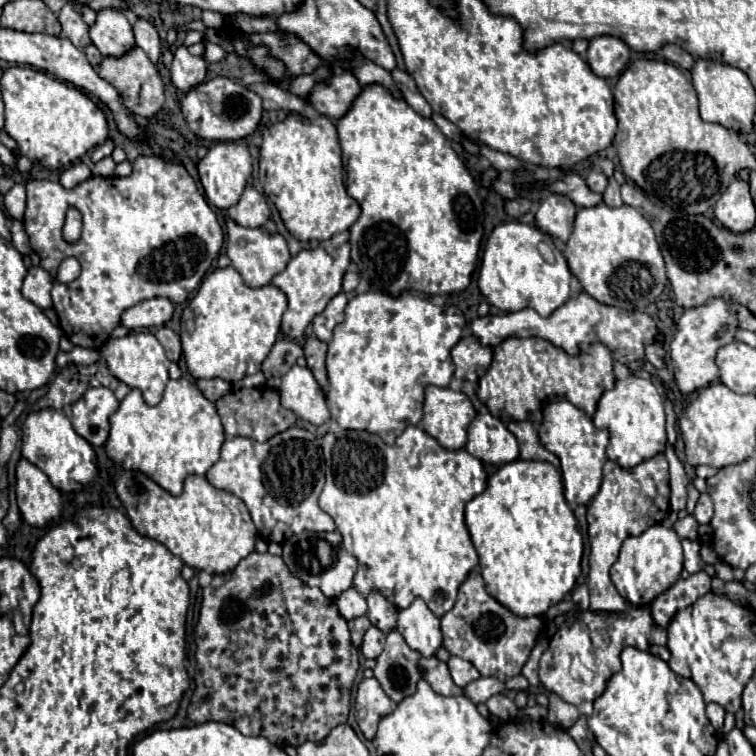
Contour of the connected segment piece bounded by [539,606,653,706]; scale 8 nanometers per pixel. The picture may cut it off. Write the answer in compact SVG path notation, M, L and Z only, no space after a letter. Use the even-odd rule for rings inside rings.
M631 606L623 612L577 612L575 616L569 616L561 628L557 630L557 634L551 638L549 648L543 652L541 660L539 660L539 678L541 684L557 694L559 698L563 698L569 704L581 704L585 700L585 682L577 680L571 676L571 660L573 656L579 656L581 662L593 670L595 680L593 680L593 688L597 694L601 694L607 686L607 680L619 672L619 654L625 646L633 646L639 650L647 650L649 648L649 632L651 632L653 620L651 620L651 610L649 606Z

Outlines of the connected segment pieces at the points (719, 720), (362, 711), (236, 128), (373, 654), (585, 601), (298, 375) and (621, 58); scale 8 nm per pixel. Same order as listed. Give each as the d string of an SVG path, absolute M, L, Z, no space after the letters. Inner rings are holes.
M707 704L707 718L713 724L713 728L719 732L719 736L723 736L721 734L721 728L723 728L723 722L725 722L725 710L723 710L723 706L719 706L719 704Z
M375 678L363 680L355 696L356 720L363 736L373 740L377 734L377 724L383 716L391 714L393 702L385 696Z
M219 76L191 88L181 102L181 112L189 128L193 130L193 134L197 134L199 138L213 140L213 142L221 142L221 140L233 142L255 132L263 114L263 106L261 106L261 98L253 90L229 78Z
M371 626L363 636L361 652L365 658L377 658L383 652L383 644L385 644L385 634L379 628Z
M586 583L575 588L575 592L571 594L571 600L573 600L581 610L587 610L587 608L589 608L589 588Z
M295 364L283 376L279 394L285 408L293 410L301 420L307 420L315 426L327 422L331 416L327 408L327 398L307 366Z
M597 36L589 42L587 62L601 78L619 76L631 60L631 48L617 36Z

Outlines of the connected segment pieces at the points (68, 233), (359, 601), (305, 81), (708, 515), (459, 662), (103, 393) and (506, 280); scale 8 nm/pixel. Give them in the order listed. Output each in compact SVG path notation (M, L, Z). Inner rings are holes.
M73 208L67 212L67 220L63 226L63 238L69 244L79 242L79 238L81 238L81 214Z
M349 588L345 590L337 600L335 600L341 616L345 620L353 620L353 618L359 618L359 616L365 616L367 614L367 602L365 598L355 590L355 588Z
M303 74L303 76L297 76L295 80L291 80L291 82L287 84L287 90L293 92L295 96L305 98L305 96L311 92L313 86L315 86L315 78L309 76L309 74Z
M701 494L697 508L695 508L695 518L699 524L709 524L713 518L713 502L709 498L709 494Z
M451 656L449 662L447 662L447 666L449 666L449 672L451 672L453 682L455 682L459 688L465 688L469 682L473 682L473 680L479 678L477 668L475 668L471 662L467 662L467 660L459 658L459 656Z
M89 388L79 402L71 406L71 422L79 436L93 446L103 446L109 438L109 416L119 408L115 394L105 388Z
M513 220L495 226L487 238L479 270L479 290L503 312L533 308L541 316L549 316L569 300L571 278L567 260L555 248L551 236L535 226Z

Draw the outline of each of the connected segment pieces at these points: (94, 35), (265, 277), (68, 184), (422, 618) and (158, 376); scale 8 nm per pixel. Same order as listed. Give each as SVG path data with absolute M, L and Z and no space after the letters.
M111 8L97 10L97 20L89 26L89 36L103 56L121 56L135 44L129 20Z
M233 220L227 222L227 256L231 258L231 266L243 276L245 284L251 288L265 286L273 280L275 274L283 272L287 262L291 260L285 238L277 234L269 234L267 228L243 228Z
M75 162L75 164L71 164L69 168L65 168L65 170L61 172L59 184L61 184L63 188L75 188L79 182L87 180L89 176L91 176L91 168L89 168L87 164L83 164L83 162Z
M415 598L411 606L399 610L397 630L403 634L409 648L421 652L423 656L433 656L441 646L439 618L427 608L421 598Z
M129 332L123 338L109 338L101 348L101 356L107 360L107 366L115 378L125 382L131 388L139 388L147 404L155 406L163 398L163 390L169 382L169 358L151 332Z

